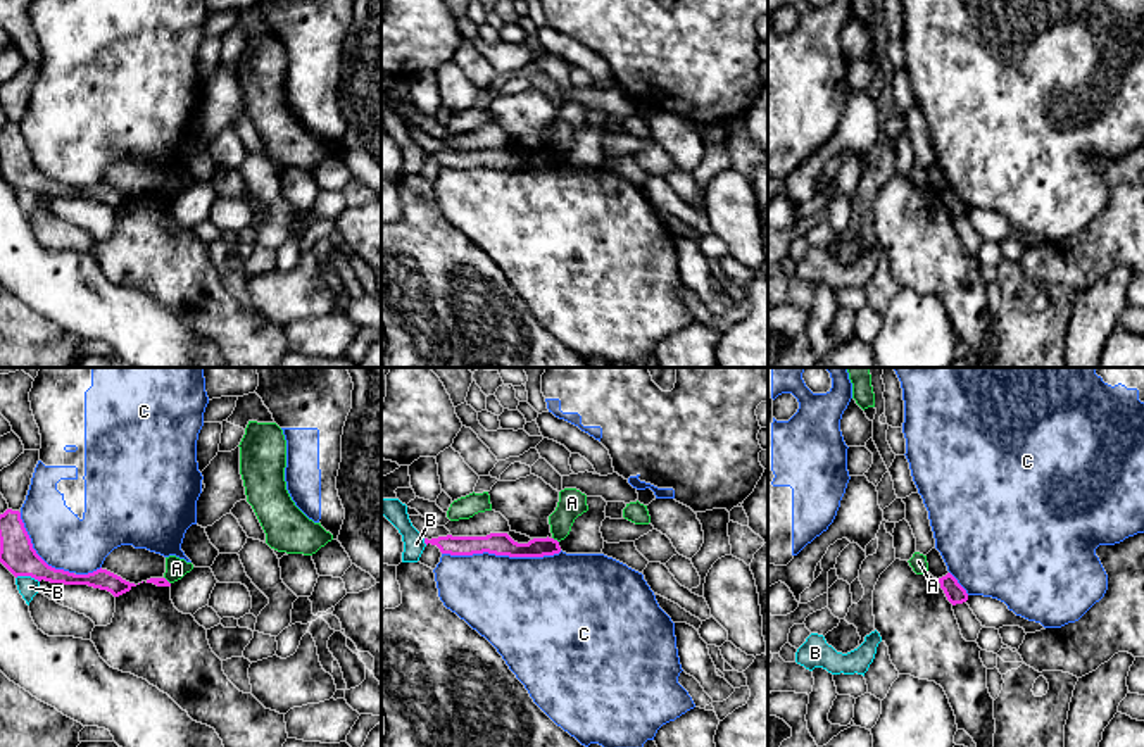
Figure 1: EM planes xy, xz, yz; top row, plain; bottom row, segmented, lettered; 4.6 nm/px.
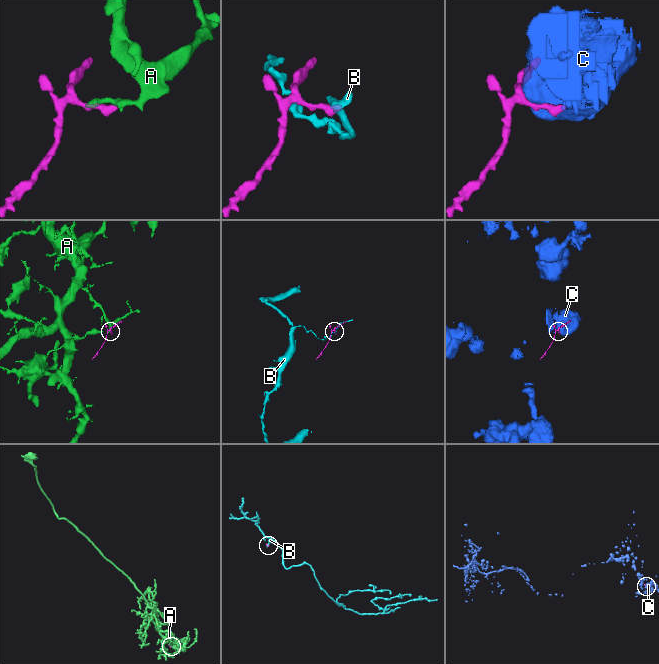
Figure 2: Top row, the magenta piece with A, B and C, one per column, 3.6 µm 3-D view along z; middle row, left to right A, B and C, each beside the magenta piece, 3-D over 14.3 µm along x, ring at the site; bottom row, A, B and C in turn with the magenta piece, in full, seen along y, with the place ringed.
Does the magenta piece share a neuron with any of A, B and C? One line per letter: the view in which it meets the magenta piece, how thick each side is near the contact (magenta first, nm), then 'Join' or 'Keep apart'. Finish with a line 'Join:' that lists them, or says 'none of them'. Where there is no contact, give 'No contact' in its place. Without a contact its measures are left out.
A: Touches magenta in xz. Thickness 100 nm (magenta) against 130 nm. Keep apart
B: Touches magenta in xy. Thickness 160 nm (magenta) against 100 nm. Keep apart
C: Touches magenta in xz. Thickness 110 nm (magenta) against 440 nm. Keep apart
Join: none of them

